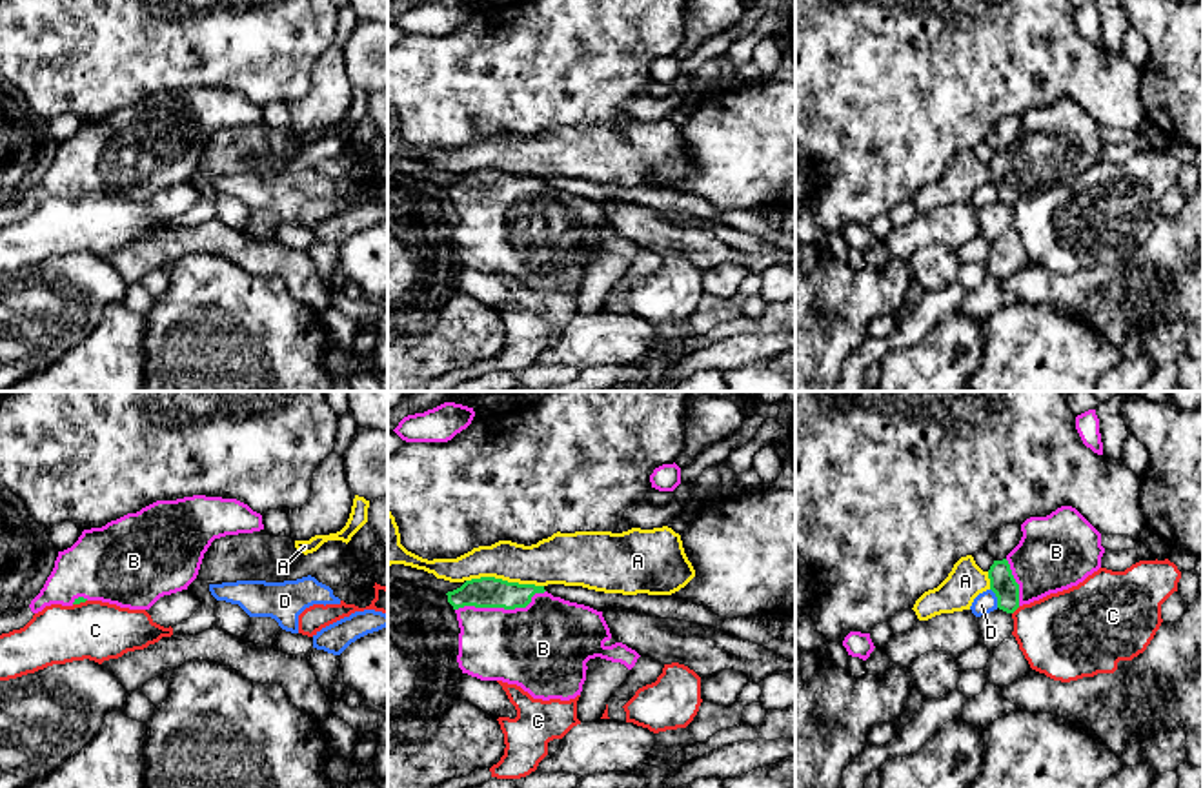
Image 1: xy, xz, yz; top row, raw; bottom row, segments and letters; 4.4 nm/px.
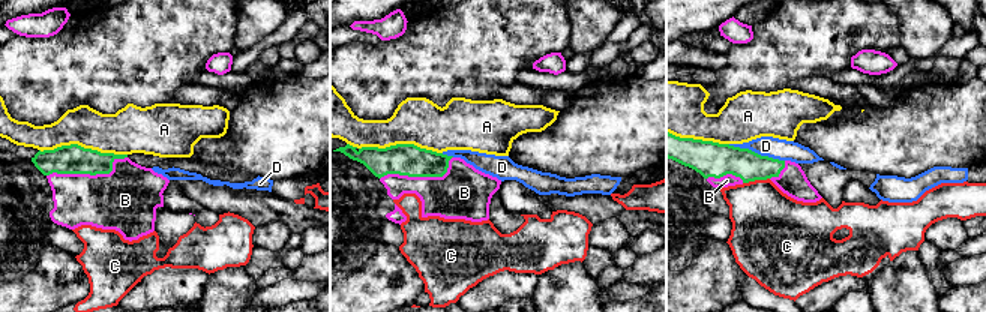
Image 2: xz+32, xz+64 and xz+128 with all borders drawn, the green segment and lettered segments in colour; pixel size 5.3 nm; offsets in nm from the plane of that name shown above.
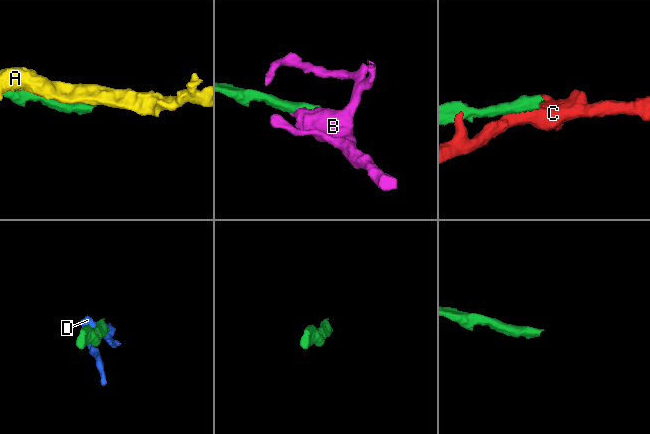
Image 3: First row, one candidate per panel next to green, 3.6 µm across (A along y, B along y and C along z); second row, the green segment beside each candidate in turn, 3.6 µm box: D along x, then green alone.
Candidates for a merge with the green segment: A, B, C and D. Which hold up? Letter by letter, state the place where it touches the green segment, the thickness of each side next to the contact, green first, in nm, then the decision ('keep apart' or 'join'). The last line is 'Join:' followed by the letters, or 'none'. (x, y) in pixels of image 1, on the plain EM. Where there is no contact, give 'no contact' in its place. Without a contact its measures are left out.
A: xz (505, 173) | 140/200 nm | keep apart
B: xz (501, 199) | 140/380 nm | join
C: yz (1016, 201) | 110/380 nm | keep apart
D: yz (996, 188) | 110/90 nm | keep apart
Join: B

